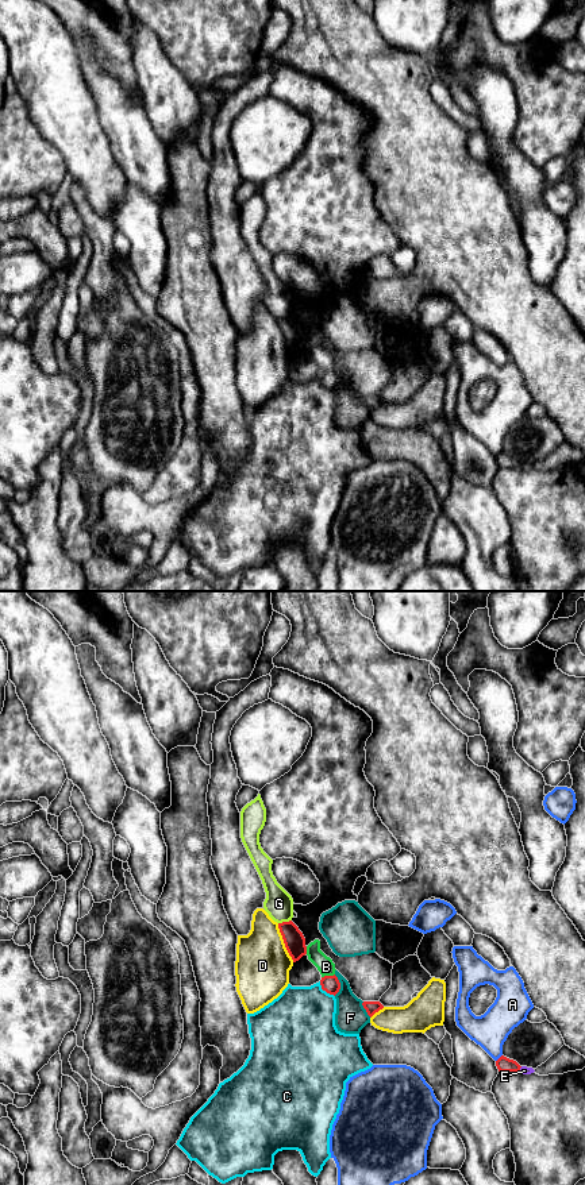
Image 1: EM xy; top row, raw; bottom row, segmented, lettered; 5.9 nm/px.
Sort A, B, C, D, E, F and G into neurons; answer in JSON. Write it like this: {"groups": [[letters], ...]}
{"groups": [["A"], ["B"], ["C"], ["D"], ["E"], ["F"], ["G"]]}

